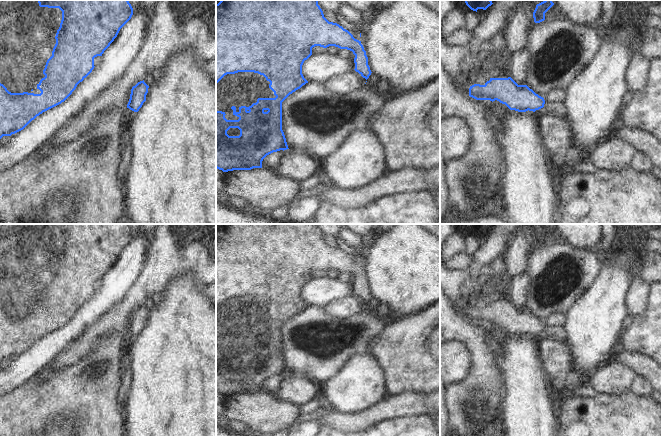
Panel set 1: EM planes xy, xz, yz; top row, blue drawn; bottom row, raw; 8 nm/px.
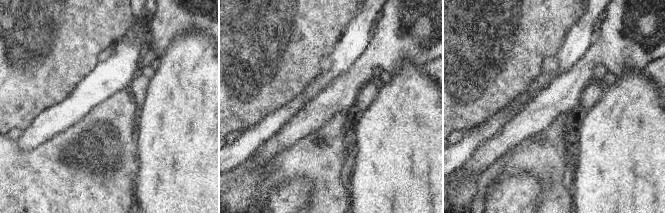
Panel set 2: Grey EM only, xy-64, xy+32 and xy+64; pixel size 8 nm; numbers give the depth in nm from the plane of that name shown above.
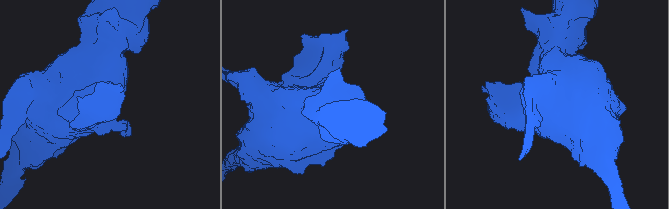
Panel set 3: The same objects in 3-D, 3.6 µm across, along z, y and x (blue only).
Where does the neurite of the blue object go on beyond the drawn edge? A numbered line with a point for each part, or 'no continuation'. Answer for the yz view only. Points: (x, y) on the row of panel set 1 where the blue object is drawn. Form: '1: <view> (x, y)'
no continuation

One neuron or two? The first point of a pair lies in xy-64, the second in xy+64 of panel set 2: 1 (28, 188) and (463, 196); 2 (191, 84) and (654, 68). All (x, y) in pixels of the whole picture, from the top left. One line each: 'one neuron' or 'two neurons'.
1: one neuron
2: two neurons

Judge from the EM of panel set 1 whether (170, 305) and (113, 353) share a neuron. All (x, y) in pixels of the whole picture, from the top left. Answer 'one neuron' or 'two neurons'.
two neurons

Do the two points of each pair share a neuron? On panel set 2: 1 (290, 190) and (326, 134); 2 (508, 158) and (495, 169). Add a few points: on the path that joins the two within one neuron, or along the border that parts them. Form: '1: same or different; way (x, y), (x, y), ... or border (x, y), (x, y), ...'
1: different; border (275, 188), (282, 183), (303, 179), (310, 190)
2: different; border (499, 159), (502, 162), (502, 170), (490, 182)

